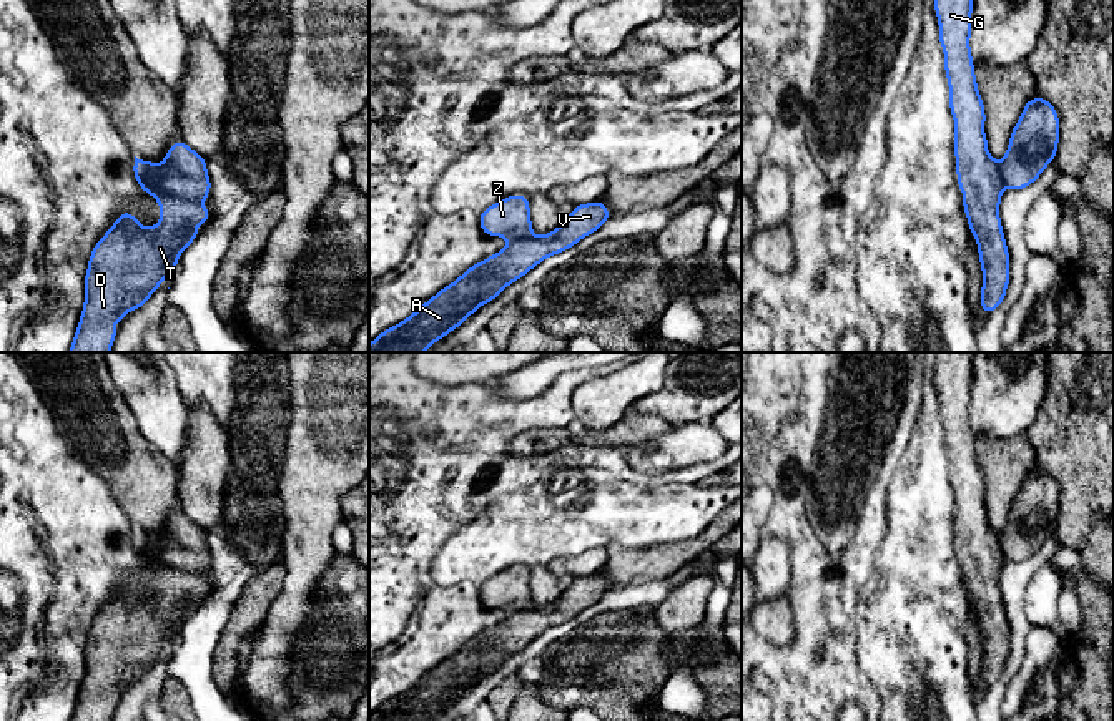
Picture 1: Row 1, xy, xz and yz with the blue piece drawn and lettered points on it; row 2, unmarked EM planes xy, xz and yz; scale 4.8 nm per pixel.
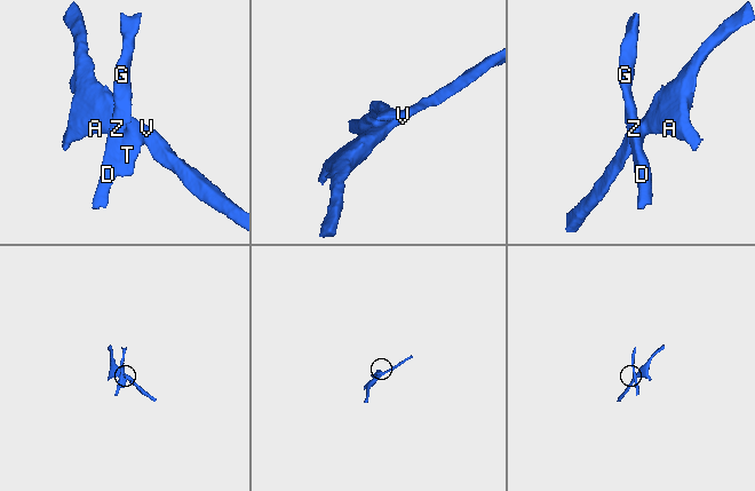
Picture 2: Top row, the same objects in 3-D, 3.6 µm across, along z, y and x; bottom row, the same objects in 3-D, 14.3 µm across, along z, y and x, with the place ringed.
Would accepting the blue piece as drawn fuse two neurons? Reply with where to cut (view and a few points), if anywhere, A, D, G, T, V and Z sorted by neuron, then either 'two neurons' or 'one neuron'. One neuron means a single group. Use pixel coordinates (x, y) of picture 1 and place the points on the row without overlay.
xy (138, 532), (143, 549), (155, 559), (200, 575) | A V / D G T Z | two neurons

